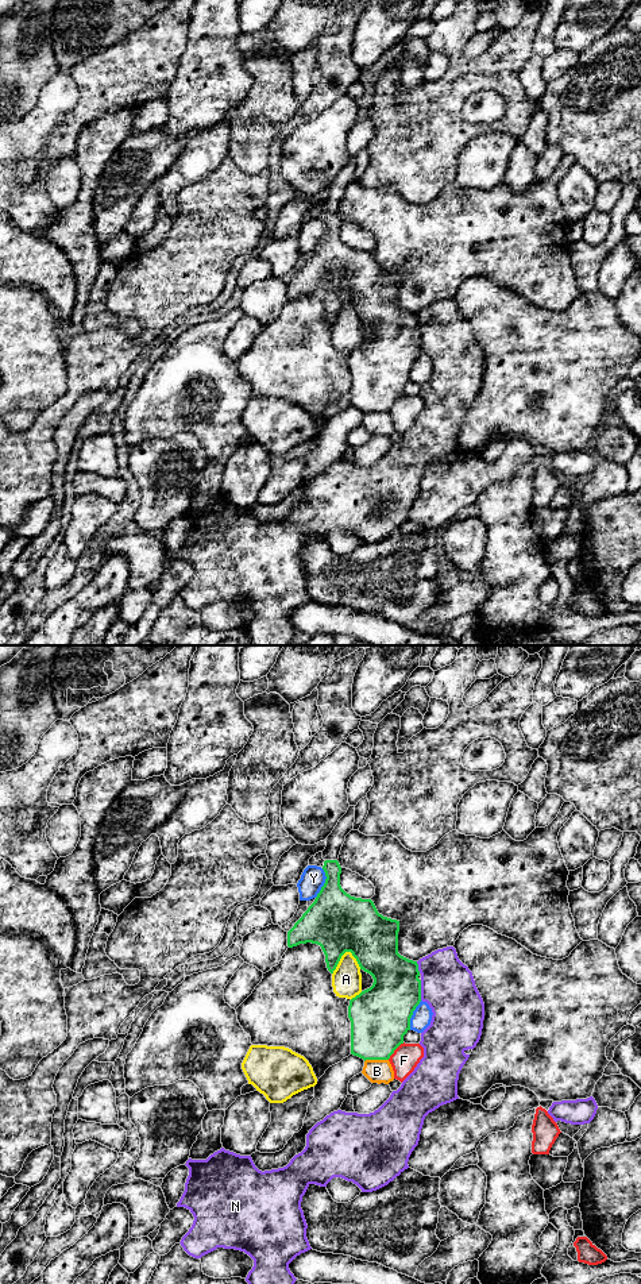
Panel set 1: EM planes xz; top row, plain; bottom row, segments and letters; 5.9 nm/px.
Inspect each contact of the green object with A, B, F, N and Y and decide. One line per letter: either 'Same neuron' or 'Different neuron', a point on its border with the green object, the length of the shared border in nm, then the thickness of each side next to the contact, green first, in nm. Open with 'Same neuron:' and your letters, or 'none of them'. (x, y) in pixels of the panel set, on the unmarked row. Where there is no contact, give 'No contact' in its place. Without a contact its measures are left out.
Same neuron: none of them
A: Different neuron. Touches green at xz (344, 304). Shared border 180 nm. Thickness 360 nm (green) against 180 nm
B: Different neuron. Touches green at xz (375, 411). Shared border 140 nm. Thickness 360 nm (green) against 140 nm
F: Different neuron. Touches green at xz (394, 401). Shared border 140 nm. Thickness 360 nm (green) against 160 nm
N: Different neuron. Touches green at xz (420, 342). Shared border 120 nm. Thickness 320 nm (green) against 320 nm
Y: Different neuron. Touches green at xz (324, 235). Shared border 180 nm. Thickness 360 nm (green) against 140 nm

